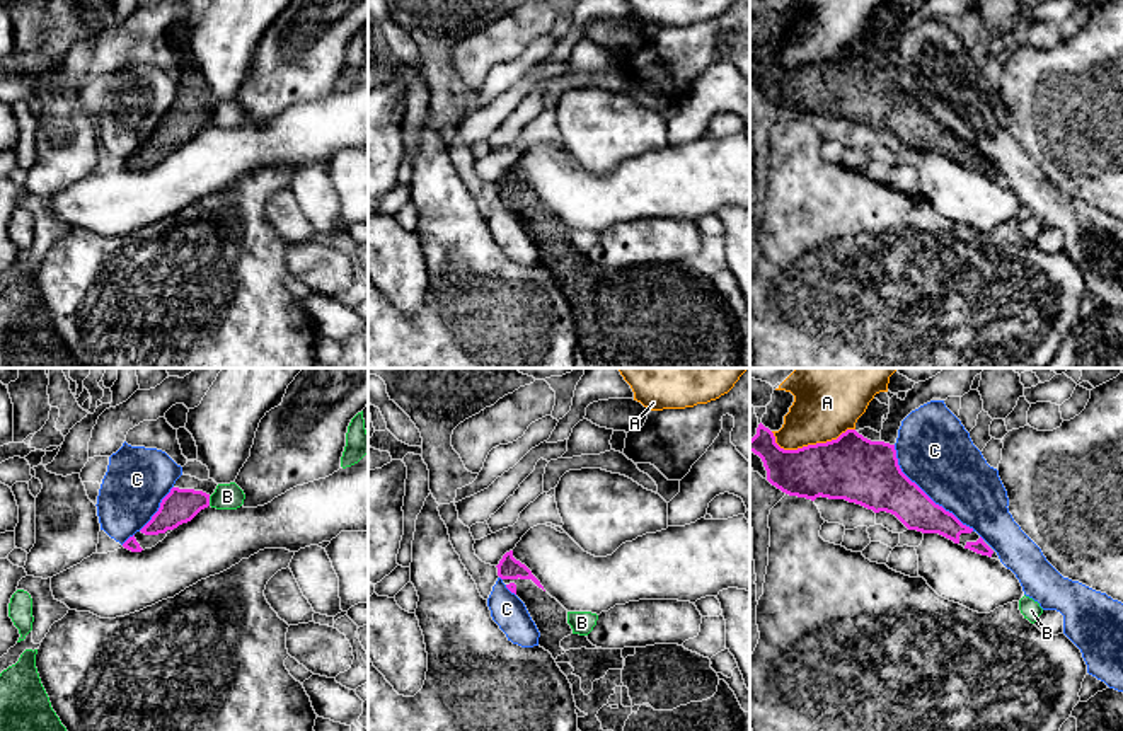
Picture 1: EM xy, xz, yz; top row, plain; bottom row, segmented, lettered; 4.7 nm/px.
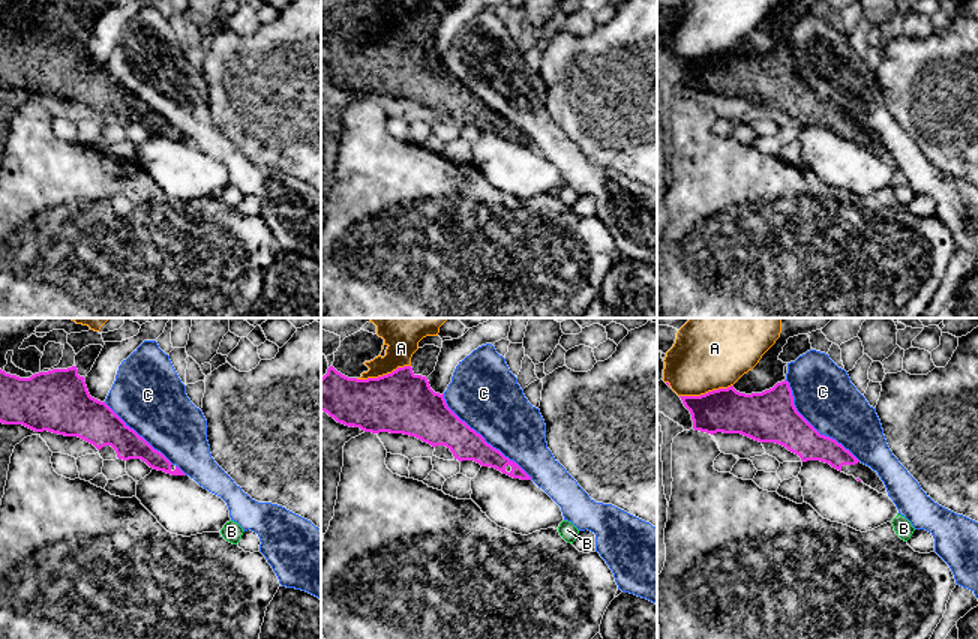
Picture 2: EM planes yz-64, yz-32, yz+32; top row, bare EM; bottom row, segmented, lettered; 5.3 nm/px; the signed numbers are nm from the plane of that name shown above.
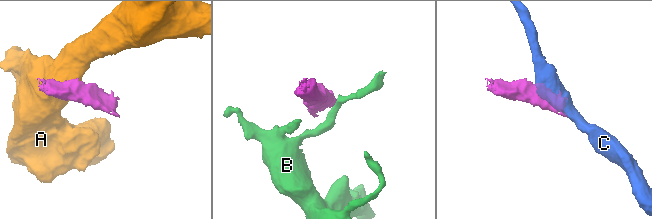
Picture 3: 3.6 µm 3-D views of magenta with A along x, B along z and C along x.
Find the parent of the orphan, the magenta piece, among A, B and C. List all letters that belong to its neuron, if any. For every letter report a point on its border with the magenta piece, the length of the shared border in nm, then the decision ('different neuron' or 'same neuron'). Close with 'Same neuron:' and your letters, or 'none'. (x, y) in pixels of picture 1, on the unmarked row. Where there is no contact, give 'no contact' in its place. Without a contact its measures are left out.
A: yz (810, 63) | 400 nm | different neuron
B: xy (208, 120) | 50 nm | different neuron
C: yz (924, 111) | 550 nm | different neuron
Same neuron: none

